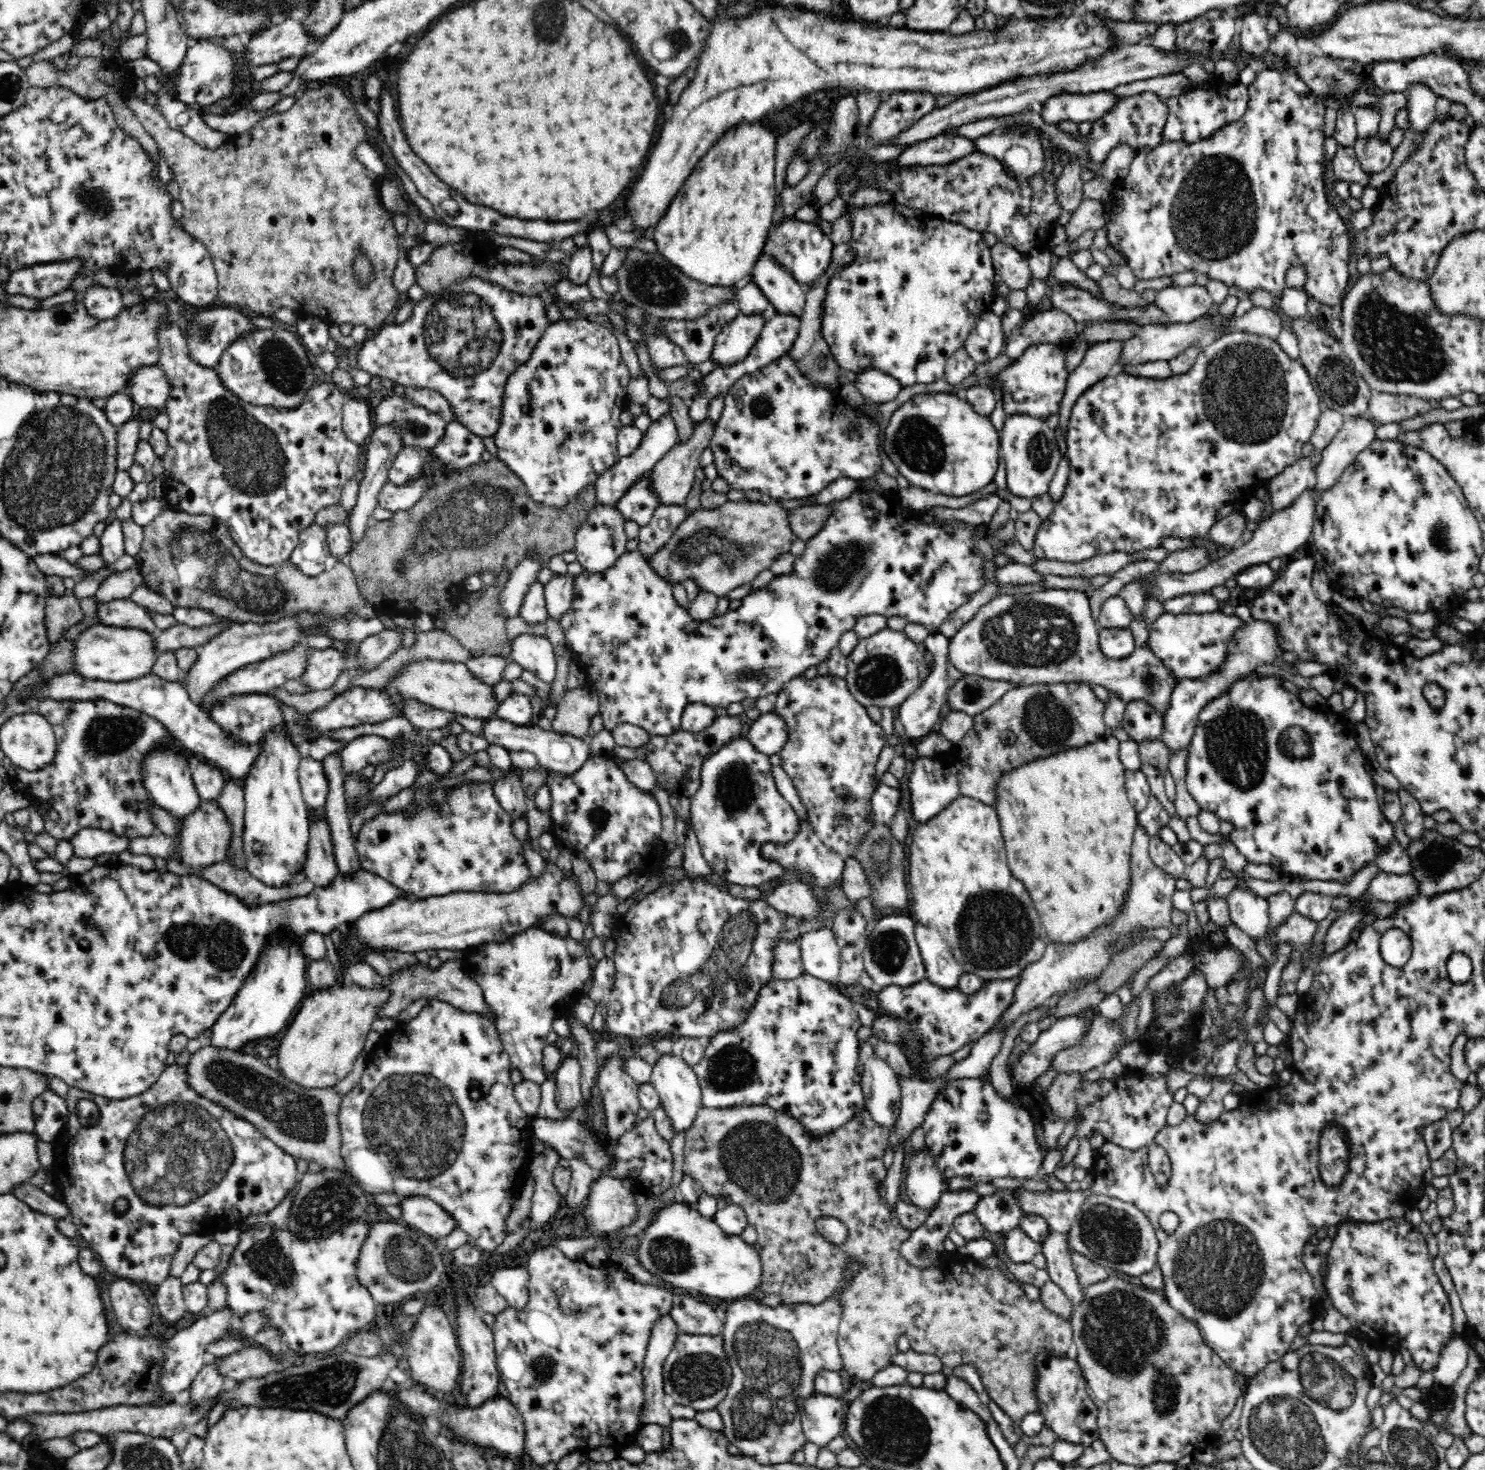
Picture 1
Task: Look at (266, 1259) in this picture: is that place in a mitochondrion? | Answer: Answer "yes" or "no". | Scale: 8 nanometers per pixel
yes

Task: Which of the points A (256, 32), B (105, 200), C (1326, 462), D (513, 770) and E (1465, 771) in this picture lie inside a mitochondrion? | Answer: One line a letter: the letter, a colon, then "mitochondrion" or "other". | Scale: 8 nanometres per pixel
A: other
B: mitochondrion
C: other
D: other
E: other

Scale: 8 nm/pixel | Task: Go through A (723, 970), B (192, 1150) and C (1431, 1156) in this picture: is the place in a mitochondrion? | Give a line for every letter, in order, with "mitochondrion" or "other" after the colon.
A: mitochondrion
B: mitochondrion
C: other

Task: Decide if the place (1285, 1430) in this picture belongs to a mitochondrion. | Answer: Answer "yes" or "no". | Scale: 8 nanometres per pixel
yes

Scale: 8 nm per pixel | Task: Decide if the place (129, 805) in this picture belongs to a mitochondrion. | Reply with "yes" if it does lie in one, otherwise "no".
no

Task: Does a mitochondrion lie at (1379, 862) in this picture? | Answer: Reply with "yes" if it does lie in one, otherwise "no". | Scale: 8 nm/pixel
no

